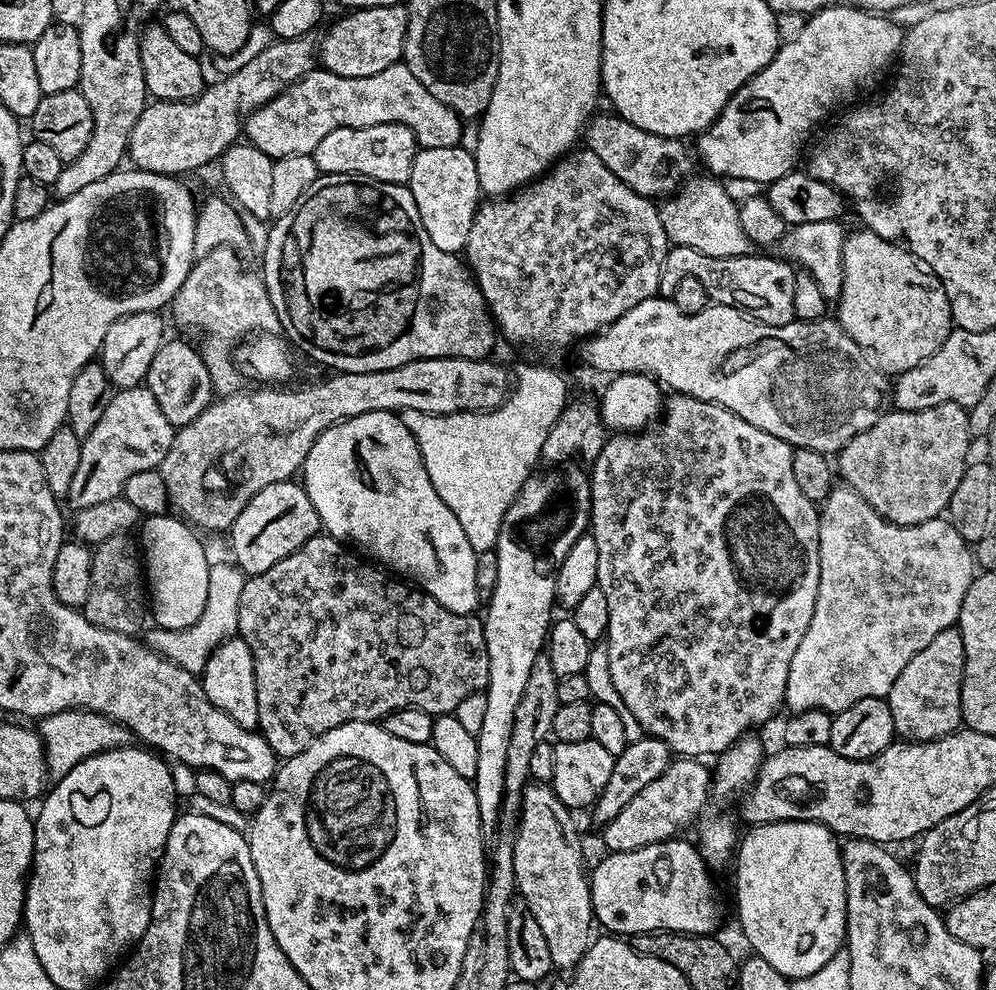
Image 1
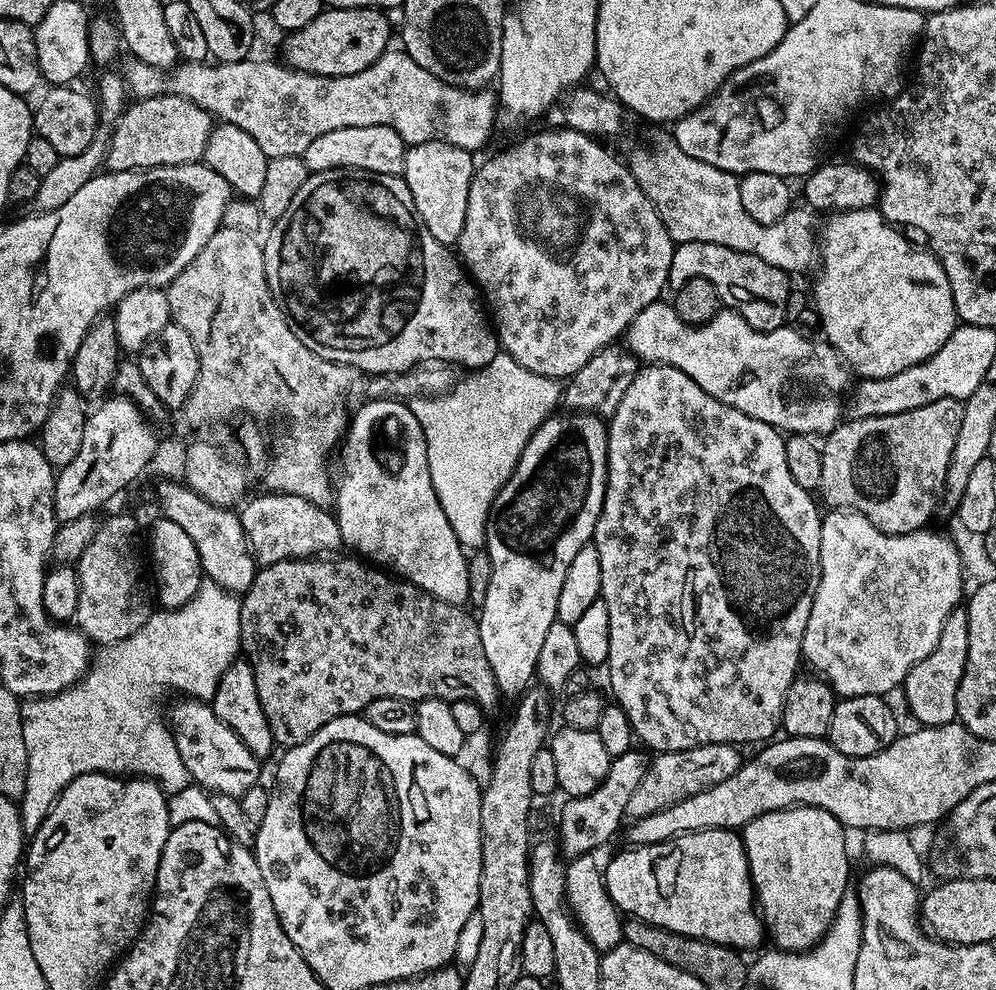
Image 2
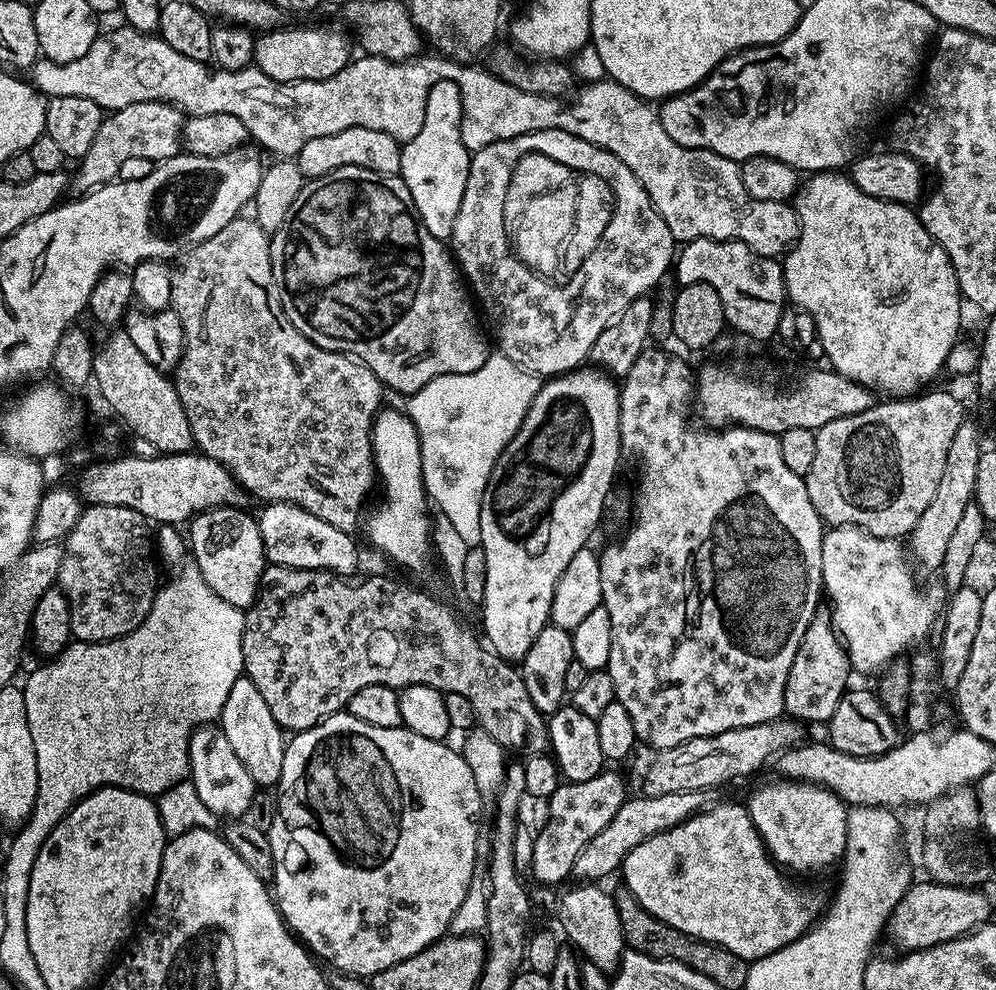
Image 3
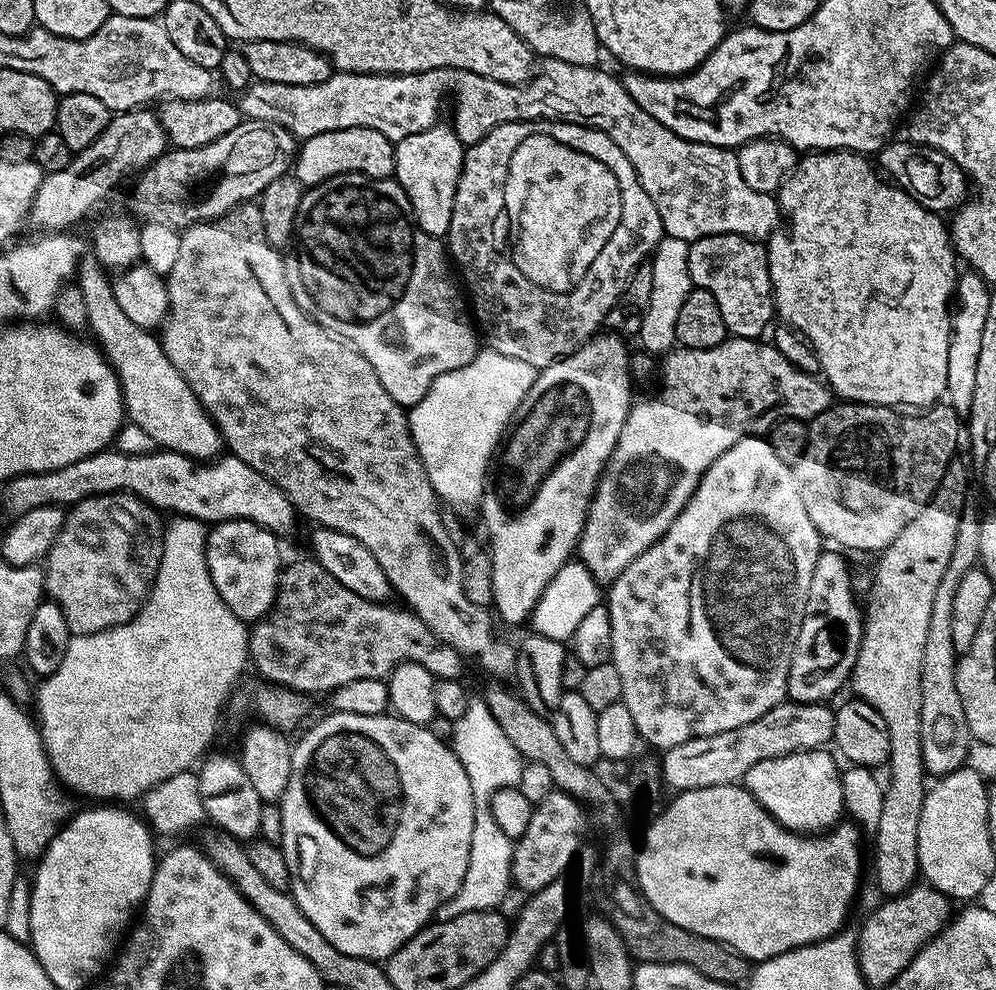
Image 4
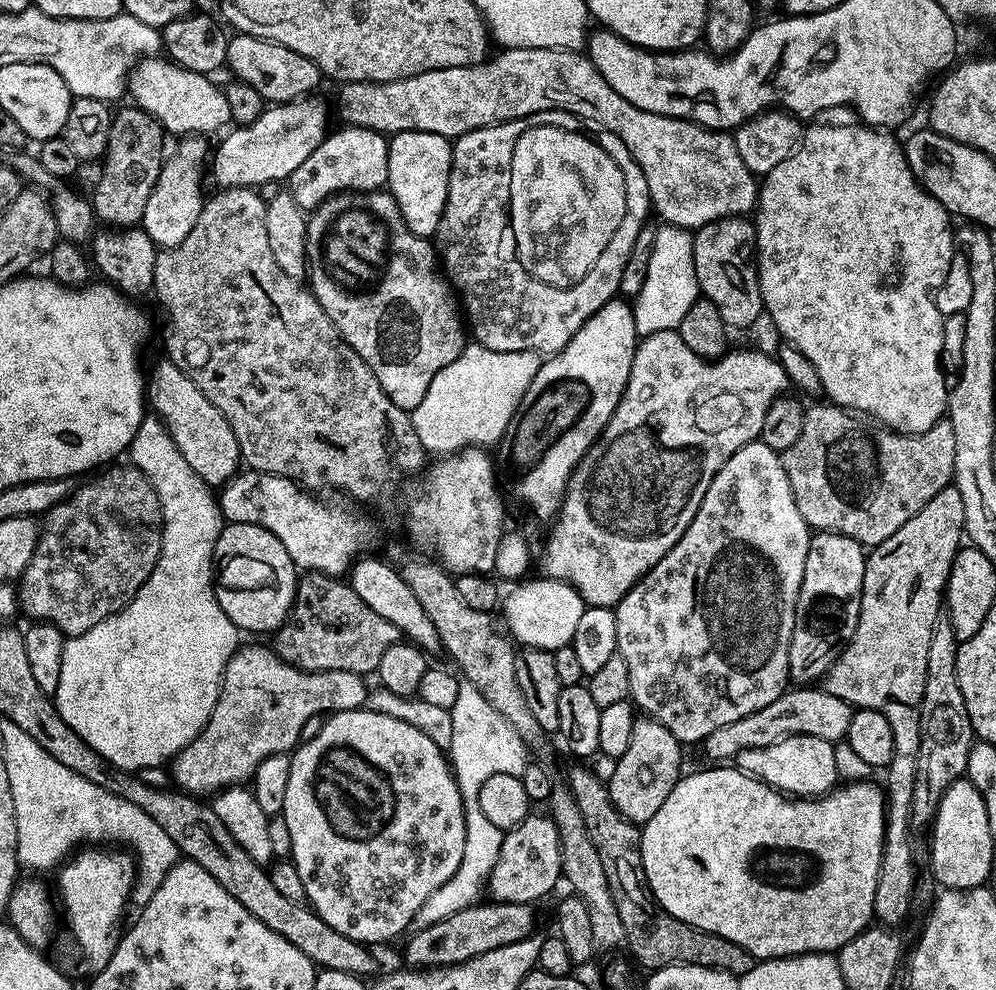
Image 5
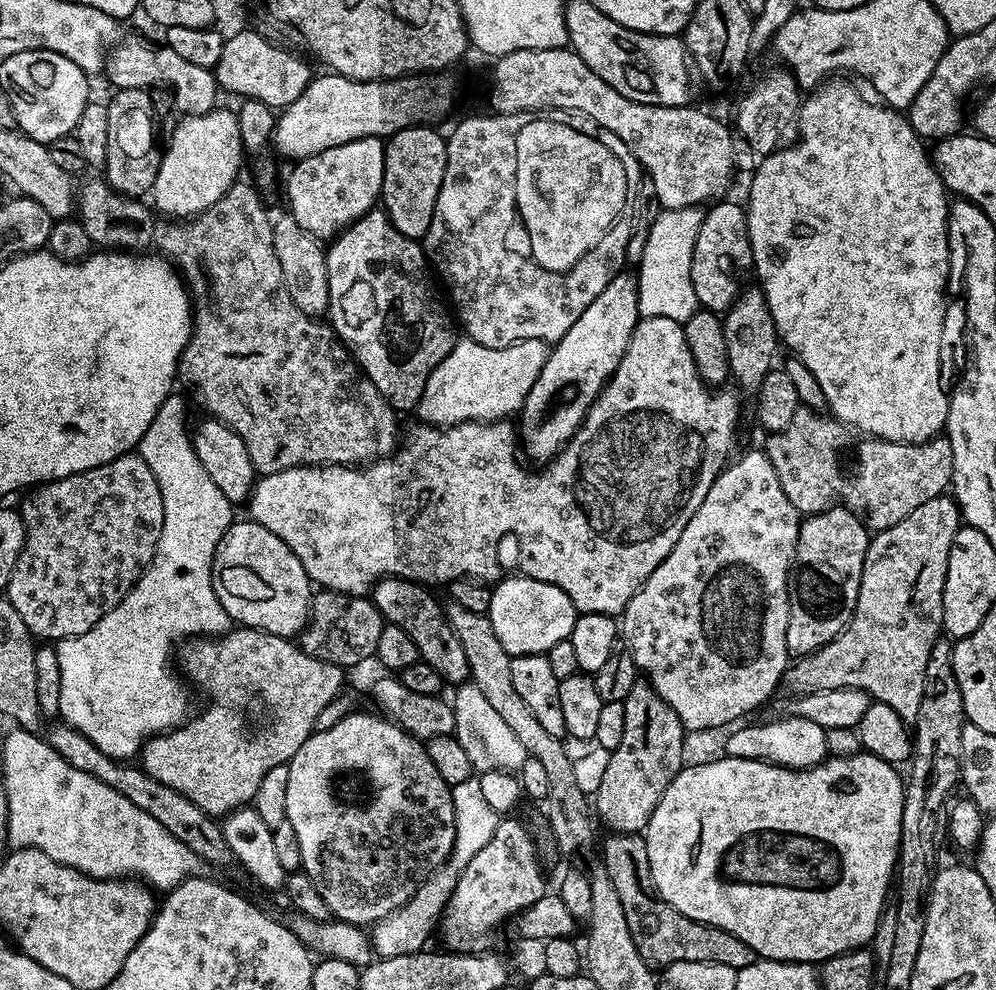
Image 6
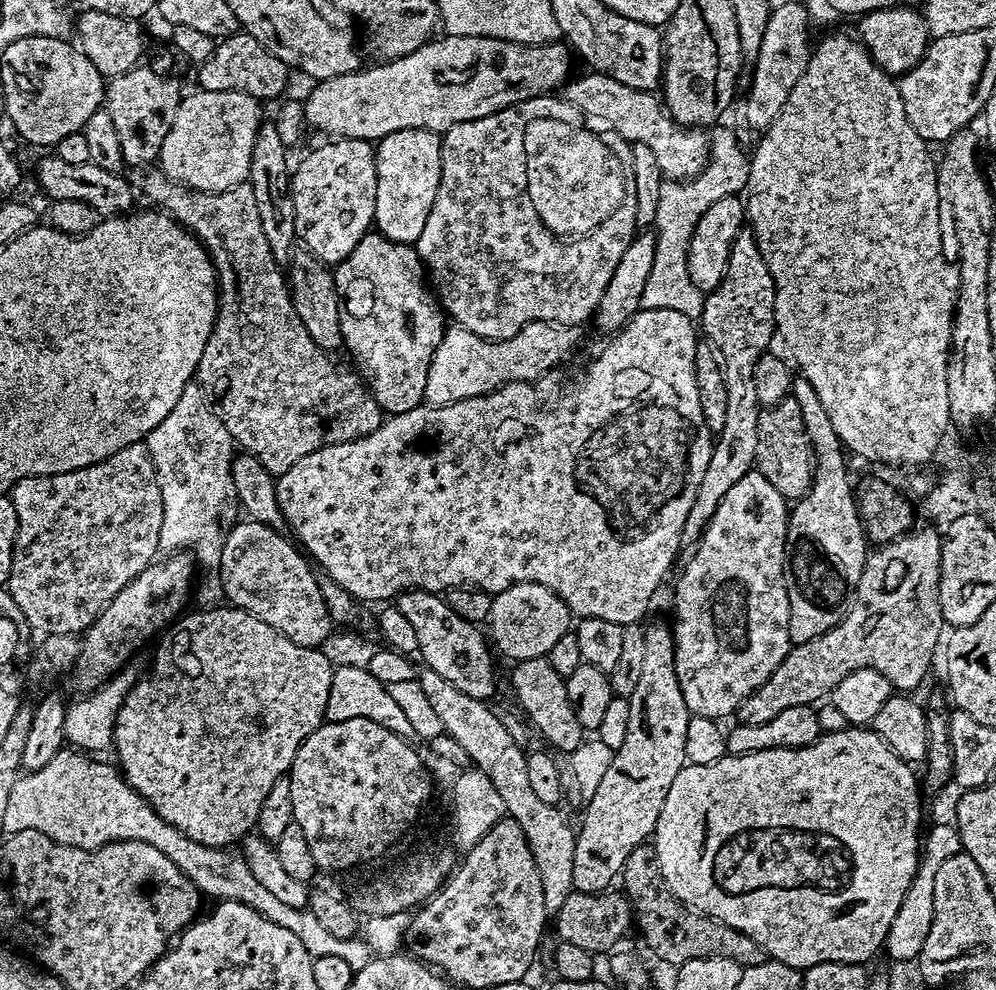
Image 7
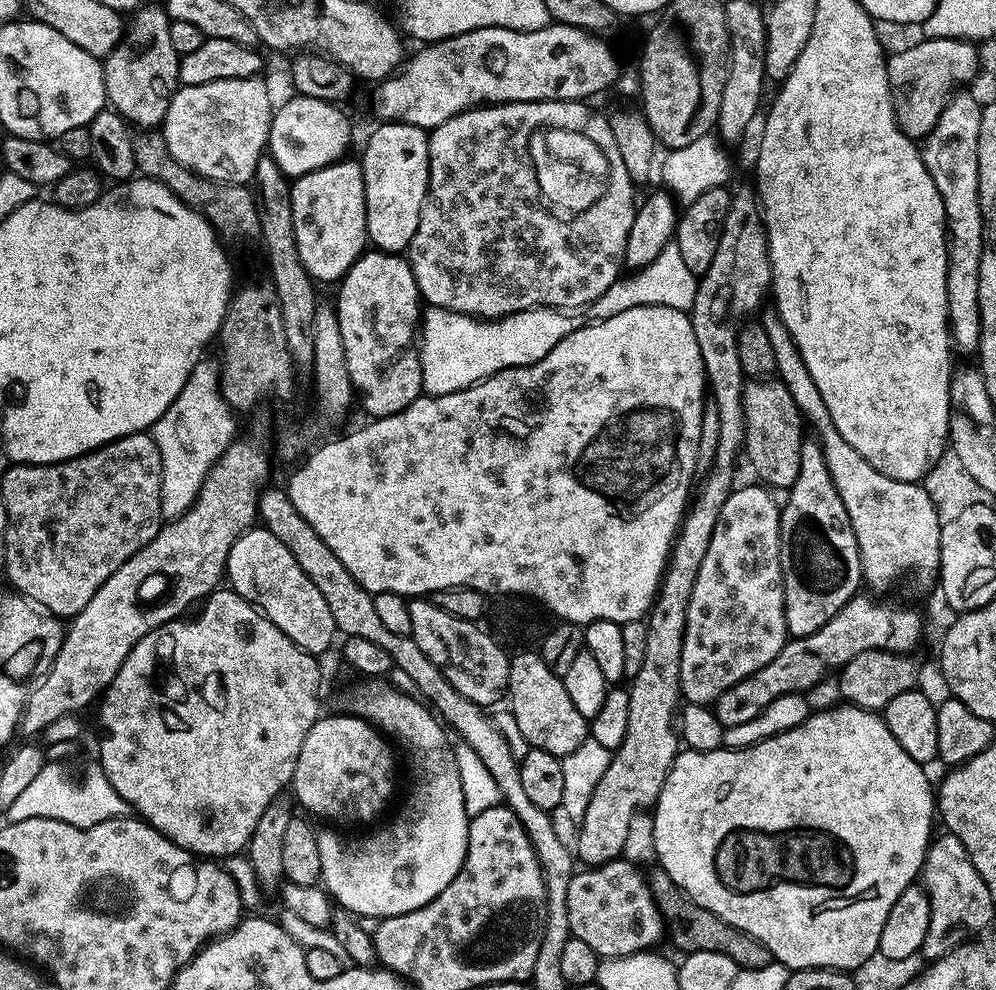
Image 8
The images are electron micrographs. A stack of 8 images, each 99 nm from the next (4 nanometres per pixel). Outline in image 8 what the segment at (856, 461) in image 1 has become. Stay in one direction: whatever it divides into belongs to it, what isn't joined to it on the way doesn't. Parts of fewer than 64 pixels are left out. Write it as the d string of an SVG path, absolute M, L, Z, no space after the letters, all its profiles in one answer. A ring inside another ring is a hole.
M752 378L744 385L742 406L744 407L744 452L746 460L748 456L753 470L756 471L755 479L763 482L772 490L791 488L793 482L798 478L800 451L802 442L806 438L806 424L794 398L790 398L790 390L786 390L786 386L779 378Z

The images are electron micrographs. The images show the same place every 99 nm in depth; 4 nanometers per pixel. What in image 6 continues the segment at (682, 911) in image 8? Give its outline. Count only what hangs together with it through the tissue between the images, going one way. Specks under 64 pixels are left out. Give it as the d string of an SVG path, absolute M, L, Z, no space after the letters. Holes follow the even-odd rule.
M627 832L608 834L602 840L602 859L606 874L610 874L610 882L614 882L614 890L618 890L618 898L622 901L626 926L630 926L630 938L634 938L638 954L642 954L644 961L653 969L663 970L674 962L714 962L739 970L758 959L756 952L750 950L742 938L734 938L734 934L726 930L686 918L686 914L674 910L674 906L656 895L648 874L643 835Z

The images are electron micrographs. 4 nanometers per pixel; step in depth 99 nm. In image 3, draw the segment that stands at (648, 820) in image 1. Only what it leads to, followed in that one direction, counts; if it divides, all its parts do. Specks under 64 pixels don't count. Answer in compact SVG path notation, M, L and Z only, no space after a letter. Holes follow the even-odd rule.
M781 718L758 726L726 730L717 736L699 736L673 748L657 751L644 776L643 795L671 794L678 790L716 790L719 784L728 784L739 776L748 776L758 771L768 759L771 761L779 757L781 752L797 747L805 739L804 731L806 728L801 721Z

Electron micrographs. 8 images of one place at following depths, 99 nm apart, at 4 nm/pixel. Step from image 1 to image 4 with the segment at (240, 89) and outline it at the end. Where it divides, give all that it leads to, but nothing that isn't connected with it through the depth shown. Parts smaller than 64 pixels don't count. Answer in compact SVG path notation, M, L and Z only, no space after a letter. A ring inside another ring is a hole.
M141 106L130 112L113 115L111 122L80 152L75 153L66 166L66 170L54 170L47 173L34 194L34 202L30 206L27 223L33 224L41 233L62 232L71 229L71 224L88 216L116 187L120 179L131 168L143 169L145 166L161 159L169 147L168 135L159 115L155 111Z

